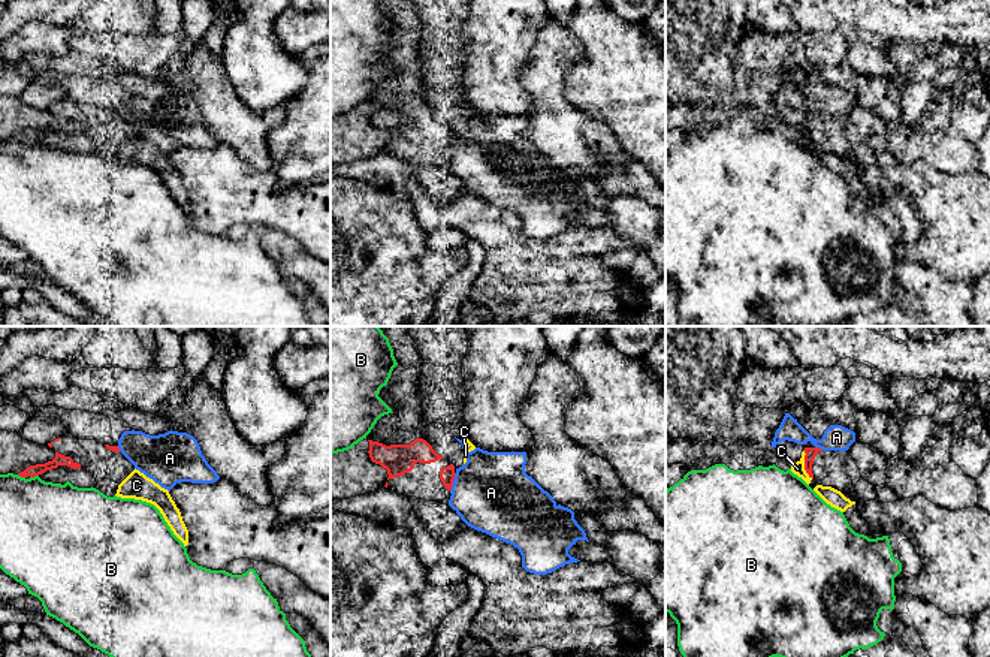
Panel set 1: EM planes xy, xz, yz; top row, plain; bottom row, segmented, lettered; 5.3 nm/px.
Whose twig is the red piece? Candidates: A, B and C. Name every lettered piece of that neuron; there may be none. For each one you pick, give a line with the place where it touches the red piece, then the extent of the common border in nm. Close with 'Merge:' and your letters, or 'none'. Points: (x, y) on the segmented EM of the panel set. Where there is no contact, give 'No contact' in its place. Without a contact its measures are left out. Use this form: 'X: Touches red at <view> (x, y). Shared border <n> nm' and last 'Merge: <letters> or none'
Merge: none

